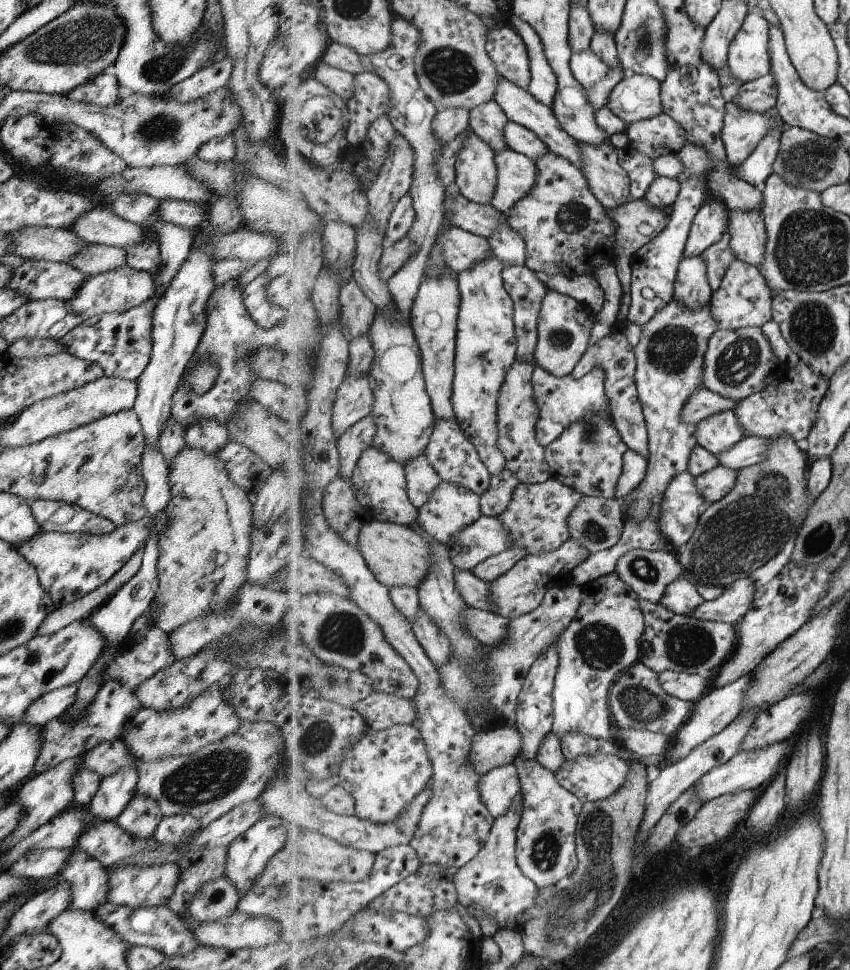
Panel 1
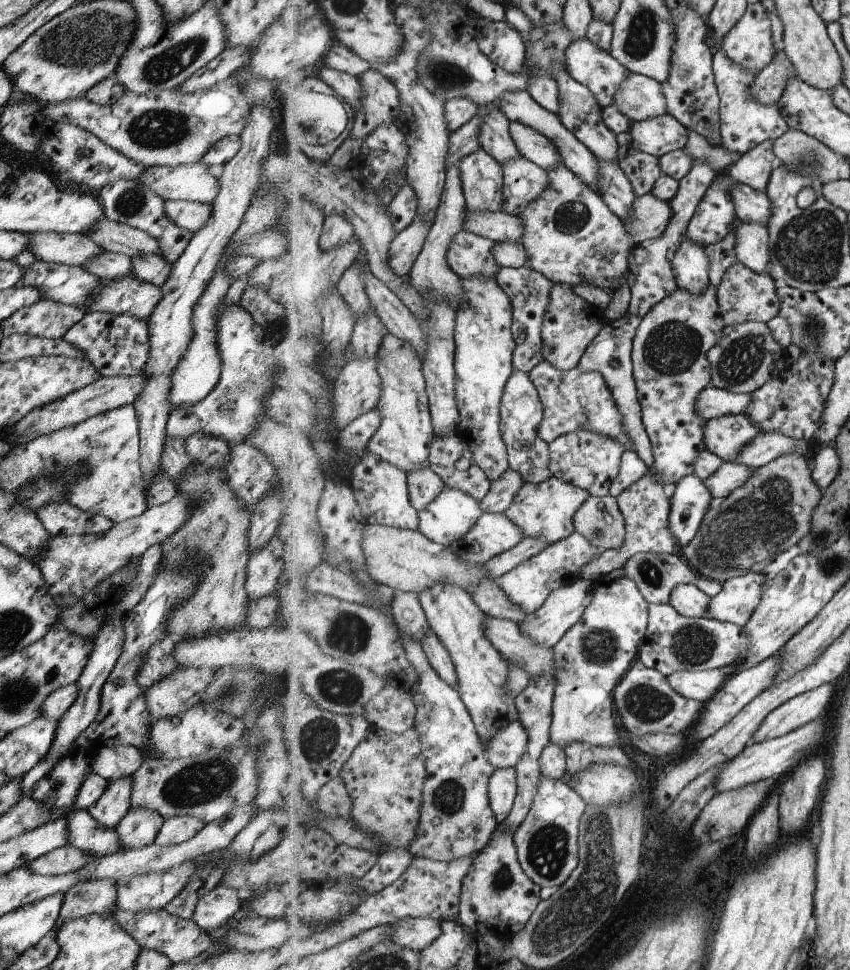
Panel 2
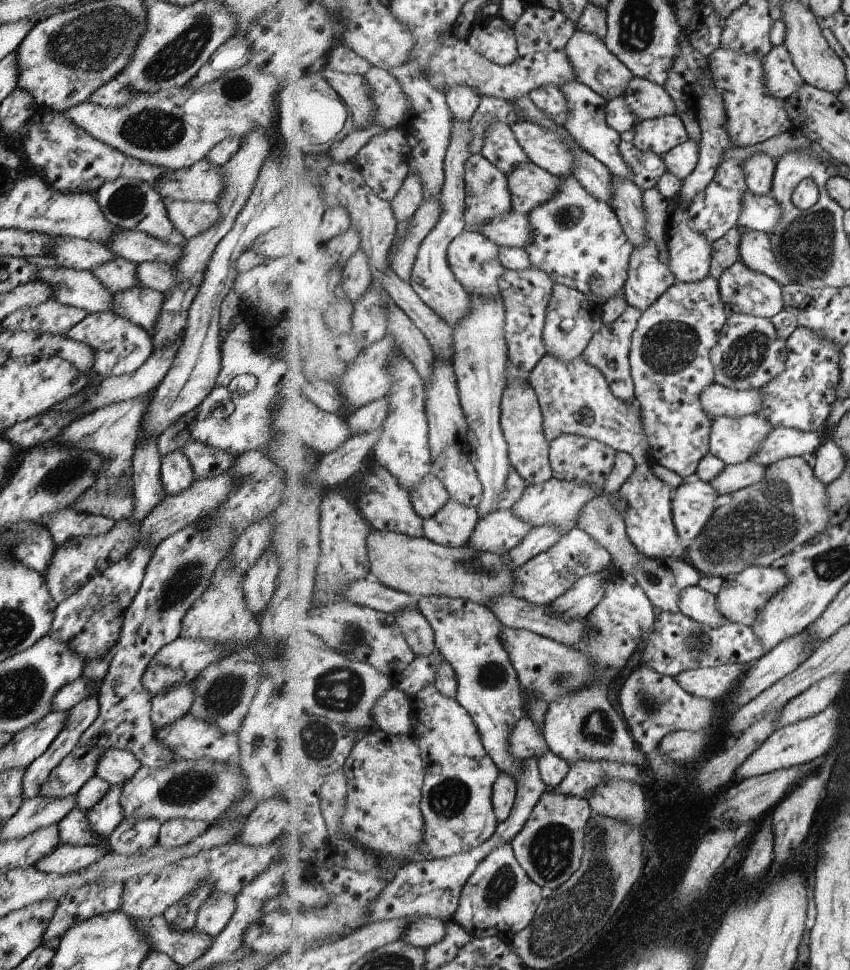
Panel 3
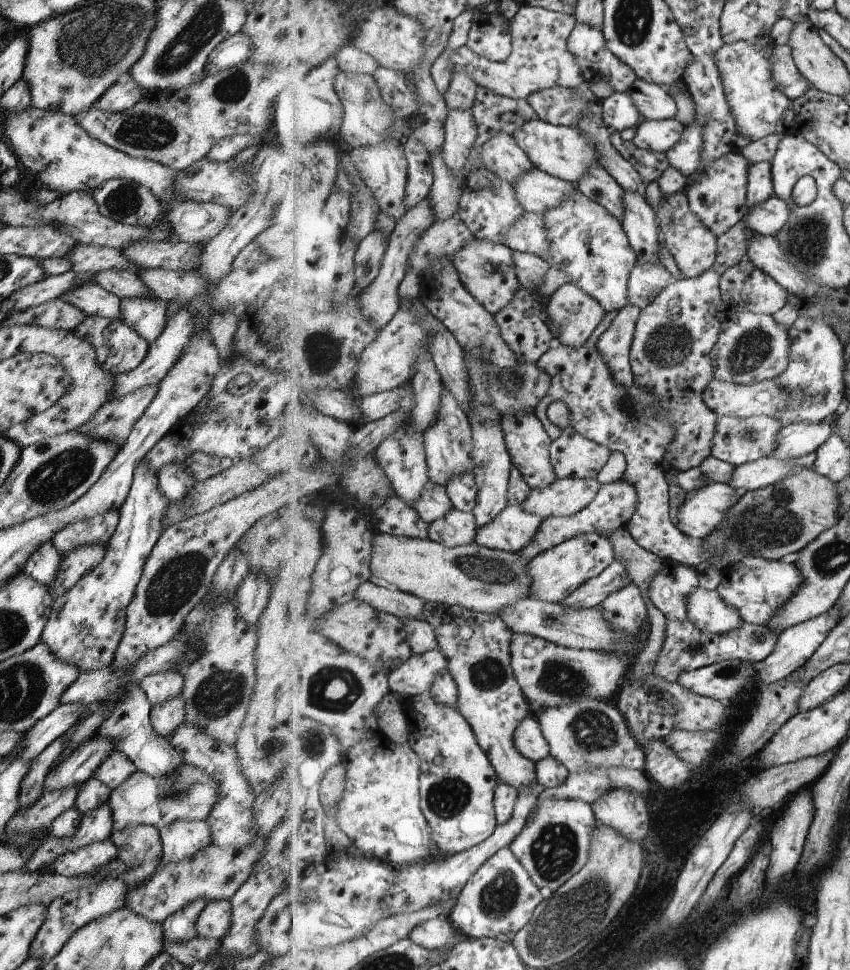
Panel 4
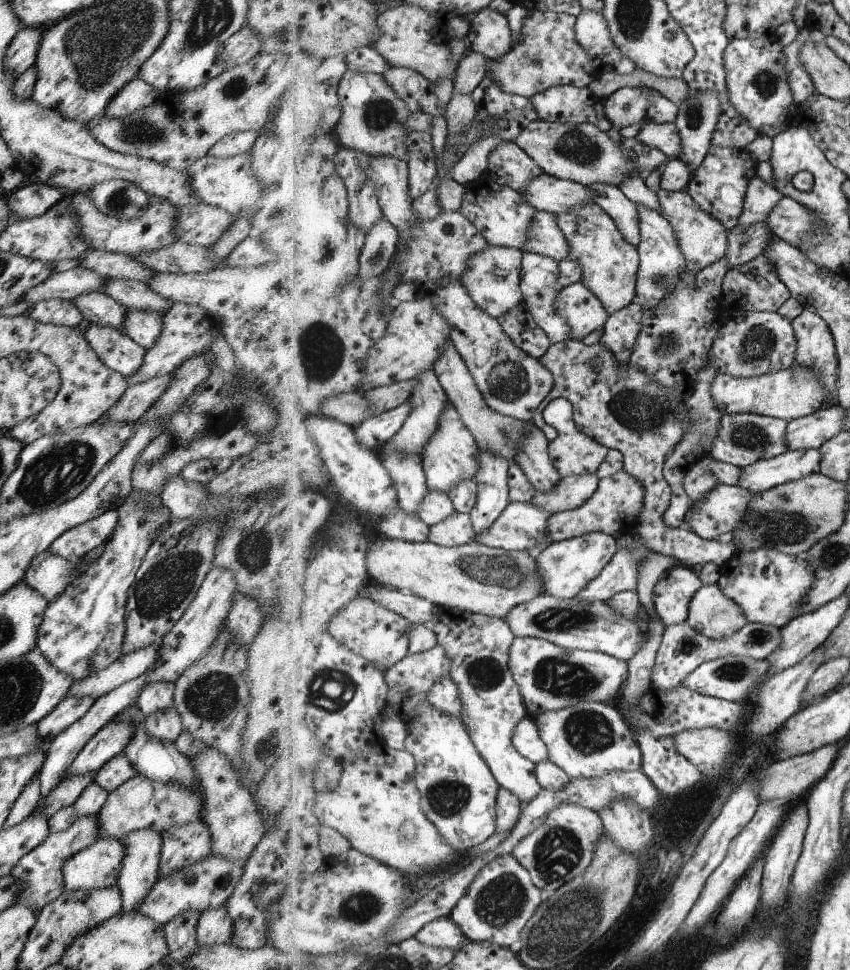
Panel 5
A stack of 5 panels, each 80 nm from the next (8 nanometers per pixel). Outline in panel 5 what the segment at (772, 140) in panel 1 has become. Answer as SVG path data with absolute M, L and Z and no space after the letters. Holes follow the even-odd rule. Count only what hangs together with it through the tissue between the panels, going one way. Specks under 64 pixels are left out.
M755 172L755 176L753 176L748 186L748 193L744 204L745 210L741 215L739 227L746 229L752 224L761 221L766 222L769 213L773 210L773 207L777 205L783 197L783 194L781 194L775 186L768 183L761 175L757 175L757 172Z

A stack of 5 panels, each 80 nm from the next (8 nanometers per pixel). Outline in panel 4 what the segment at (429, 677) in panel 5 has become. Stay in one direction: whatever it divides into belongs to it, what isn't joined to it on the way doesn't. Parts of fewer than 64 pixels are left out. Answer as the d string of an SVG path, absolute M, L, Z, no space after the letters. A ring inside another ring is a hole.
M439 648L431 653L414 654L389 675L391 692L402 697L427 693L432 689L437 674L446 667L446 656Z

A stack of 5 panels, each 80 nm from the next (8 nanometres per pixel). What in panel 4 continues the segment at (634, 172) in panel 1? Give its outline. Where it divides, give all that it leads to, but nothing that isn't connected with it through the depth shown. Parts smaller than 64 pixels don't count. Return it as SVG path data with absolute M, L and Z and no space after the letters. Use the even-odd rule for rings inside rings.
M614 131L612 143L615 148L639 171L644 180L646 190L648 184L657 181L670 167L668 156L665 153L637 148L634 141L623 140L622 133Z

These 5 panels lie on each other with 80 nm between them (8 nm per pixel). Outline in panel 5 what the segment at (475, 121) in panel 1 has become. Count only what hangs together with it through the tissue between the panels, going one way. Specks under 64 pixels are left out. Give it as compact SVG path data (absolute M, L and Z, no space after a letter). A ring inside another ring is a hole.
M500 141L489 155L488 170L499 178L501 184L523 192L527 183L544 170L519 146L516 141Z

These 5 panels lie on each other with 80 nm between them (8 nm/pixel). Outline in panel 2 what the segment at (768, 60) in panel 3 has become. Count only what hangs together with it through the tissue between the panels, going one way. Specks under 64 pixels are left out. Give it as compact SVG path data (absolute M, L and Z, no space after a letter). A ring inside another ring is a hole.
M783 50L777 52L774 61L756 76L752 84L752 94L767 105L778 104L789 79L795 75L795 68Z

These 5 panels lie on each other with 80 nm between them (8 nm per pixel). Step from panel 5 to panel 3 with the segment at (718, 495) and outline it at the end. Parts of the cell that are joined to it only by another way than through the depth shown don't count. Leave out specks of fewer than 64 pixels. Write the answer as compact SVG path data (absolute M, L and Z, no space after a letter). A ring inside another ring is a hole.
M695 474L685 478L673 493L674 523L681 540L689 544L713 520L713 502L721 495L714 486Z

